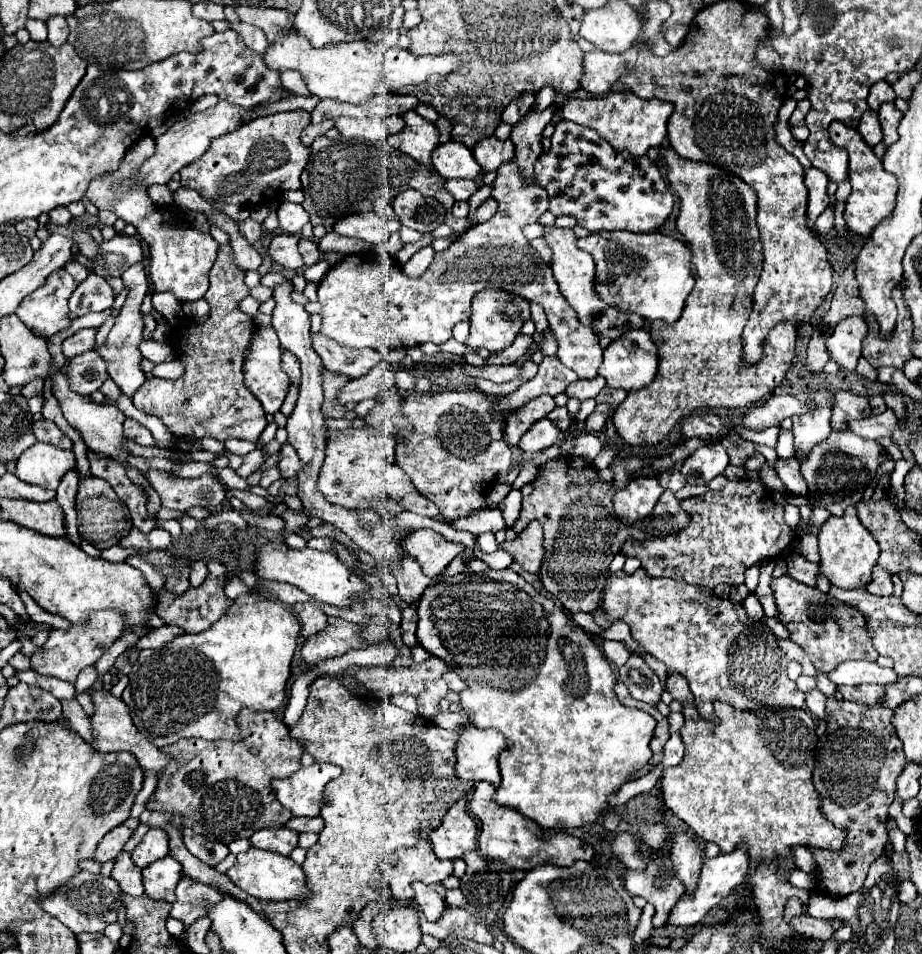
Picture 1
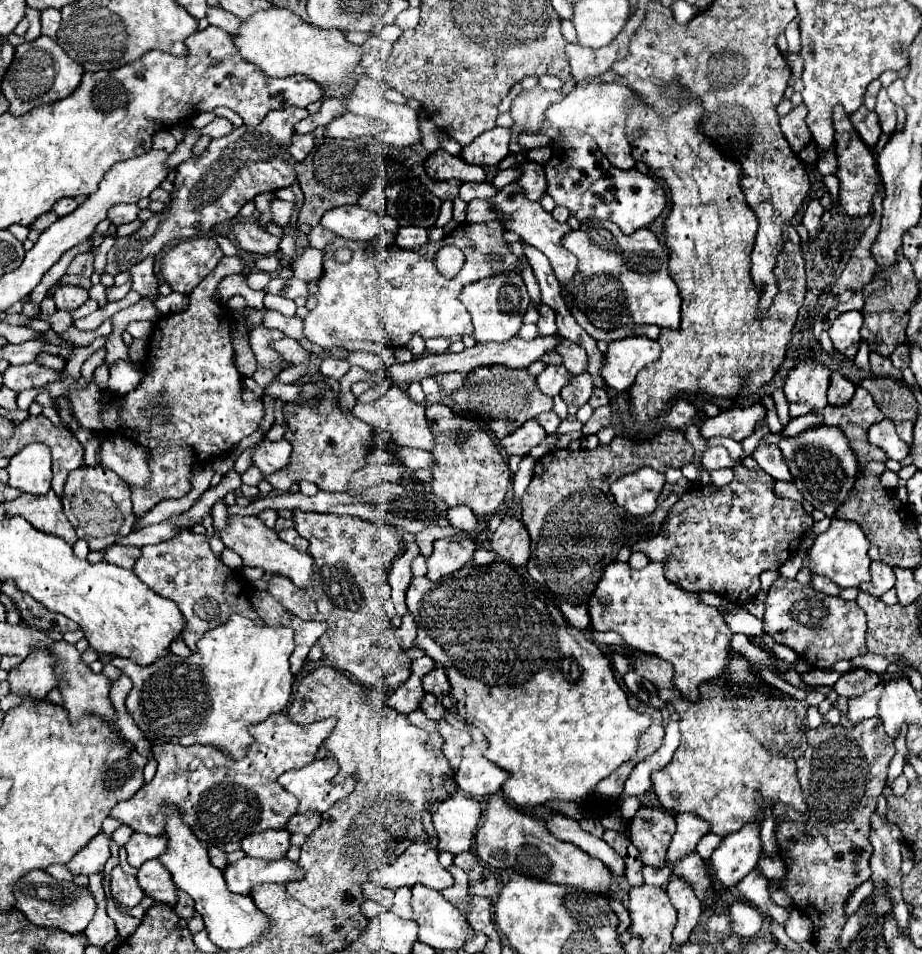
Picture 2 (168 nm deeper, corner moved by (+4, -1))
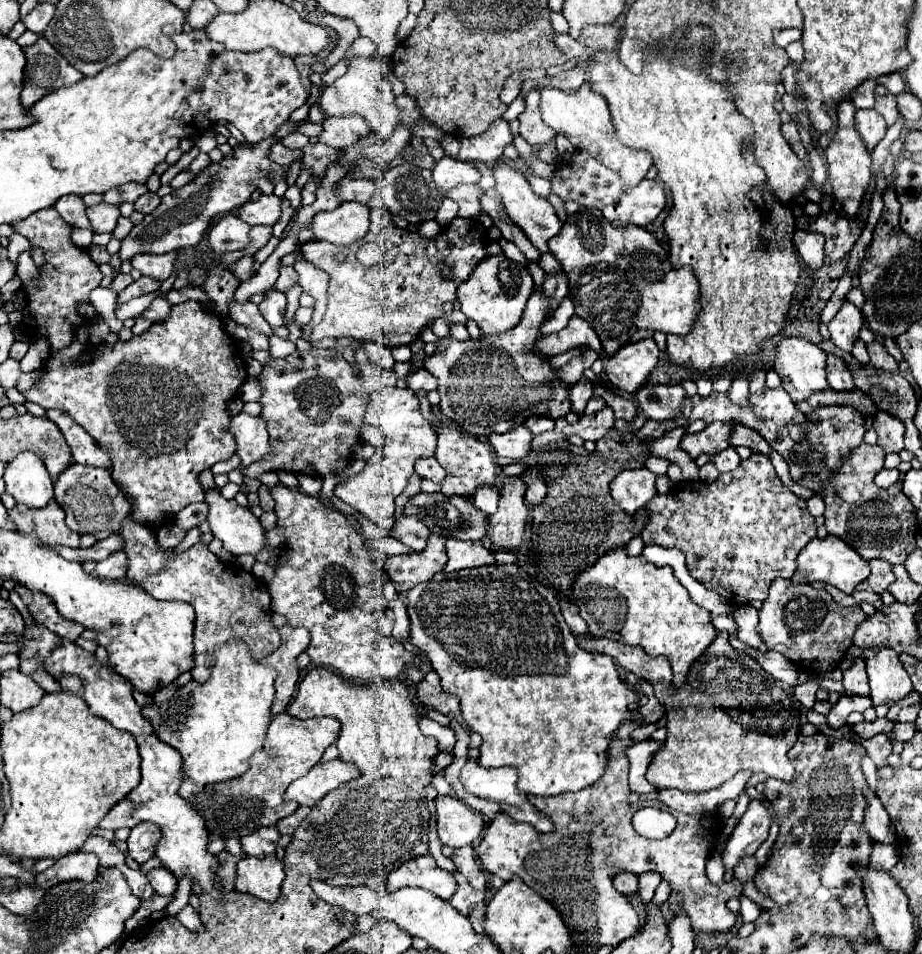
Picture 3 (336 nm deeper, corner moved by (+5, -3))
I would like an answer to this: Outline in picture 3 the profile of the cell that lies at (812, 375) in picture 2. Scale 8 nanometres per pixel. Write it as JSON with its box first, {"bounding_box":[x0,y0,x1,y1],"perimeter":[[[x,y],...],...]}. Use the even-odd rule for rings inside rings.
{"bounding_box":[773,337,827,403],"perimeter":[[[787,337],[777,345],[773,369],[779,373],[783,389],[789,397],[799,403],[811,393],[827,387],[825,365],[827,355],[815,343],[799,337]]]}

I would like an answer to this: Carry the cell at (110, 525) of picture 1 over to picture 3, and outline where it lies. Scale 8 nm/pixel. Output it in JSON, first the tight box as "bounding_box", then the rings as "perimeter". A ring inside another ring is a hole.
{"bounding_box":[55,463,131,541],"perimeter":[[[73,463],[71,467],[73,469],[67,469],[55,481],[55,499],[67,513],[67,525],[79,535],[93,535],[97,541],[119,533],[131,507],[111,475],[105,473],[105,469],[93,469],[87,465]]]}

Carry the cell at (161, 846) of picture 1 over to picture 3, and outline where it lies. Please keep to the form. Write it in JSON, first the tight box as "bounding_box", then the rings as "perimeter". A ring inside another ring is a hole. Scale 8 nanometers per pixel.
{"bounding_box":[127,823,161,863],"perimeter":[[[139,823],[137,827],[131,829],[131,835],[127,839],[129,855],[137,863],[145,863],[155,855],[157,841],[161,839],[161,831],[153,823]]]}

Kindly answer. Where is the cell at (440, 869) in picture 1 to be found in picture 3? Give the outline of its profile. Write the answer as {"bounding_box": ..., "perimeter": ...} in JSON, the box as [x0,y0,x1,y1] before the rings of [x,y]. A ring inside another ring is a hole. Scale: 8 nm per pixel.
{"bounding_box":[387,855,457,899],"perimeter":[[[419,855],[405,861],[399,869],[389,873],[387,889],[397,891],[401,887],[421,887],[425,891],[435,893],[441,899],[449,899],[455,893],[457,883],[453,875],[445,873],[435,865],[431,855]]]}

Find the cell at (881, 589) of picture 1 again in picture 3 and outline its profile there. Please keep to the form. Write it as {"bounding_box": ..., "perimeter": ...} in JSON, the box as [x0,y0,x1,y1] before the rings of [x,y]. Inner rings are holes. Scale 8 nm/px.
{"bounding_box":[857,559,895,593],"perimeter":[[[873,559],[873,561],[869,561],[869,565],[871,565],[871,575],[861,585],[857,585],[857,589],[883,593],[895,581],[895,575],[891,571],[891,563],[881,561],[881,559]]]}

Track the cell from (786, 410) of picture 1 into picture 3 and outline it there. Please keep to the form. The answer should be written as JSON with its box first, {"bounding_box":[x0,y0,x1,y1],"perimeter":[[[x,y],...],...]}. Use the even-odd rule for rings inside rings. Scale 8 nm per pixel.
{"bounding_box":[681,423,737,459],"perimeter":[[[709,423],[703,431],[693,433],[693,435],[685,435],[681,441],[681,447],[695,459],[701,453],[709,453],[715,455],[727,447],[731,447],[731,433],[735,431],[737,423]]]}

